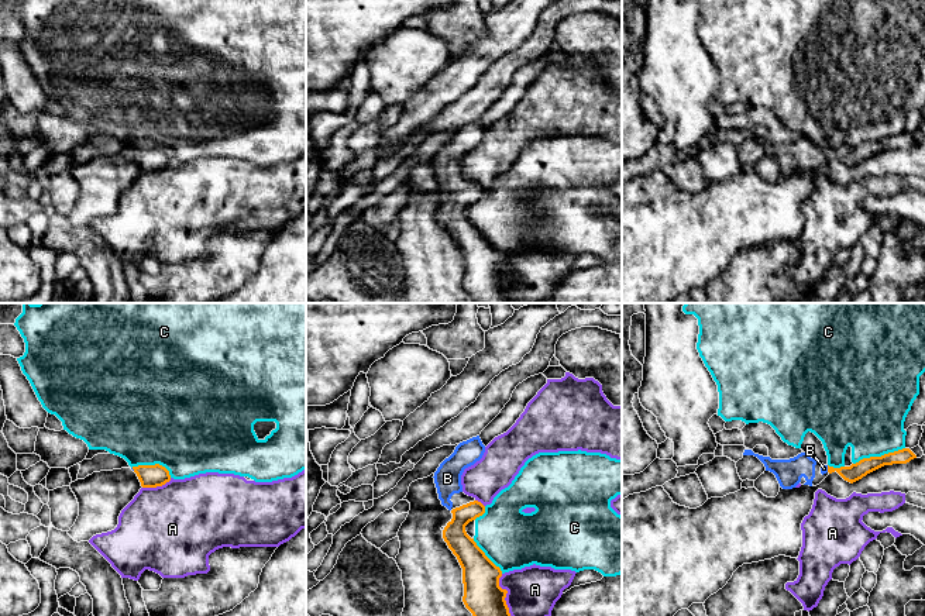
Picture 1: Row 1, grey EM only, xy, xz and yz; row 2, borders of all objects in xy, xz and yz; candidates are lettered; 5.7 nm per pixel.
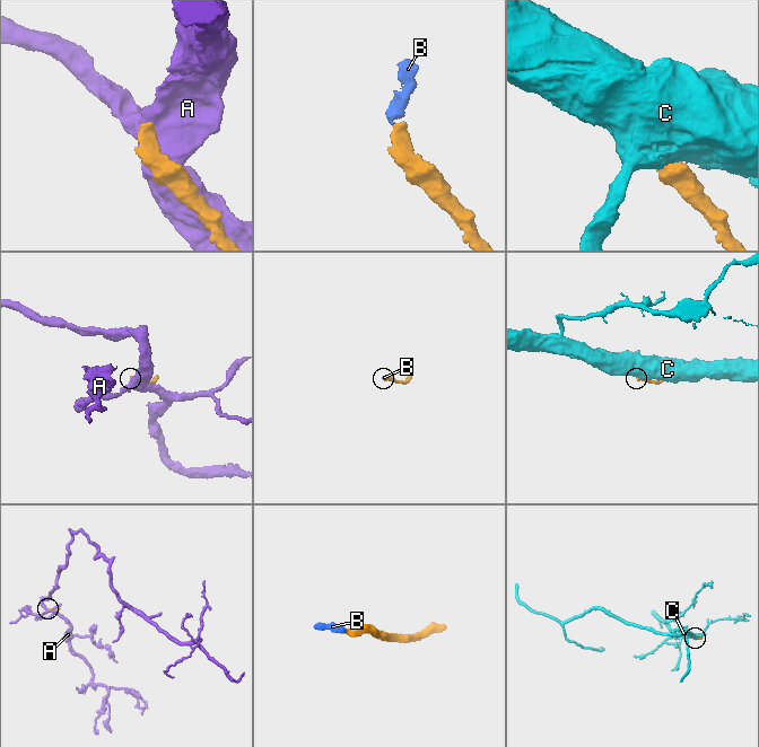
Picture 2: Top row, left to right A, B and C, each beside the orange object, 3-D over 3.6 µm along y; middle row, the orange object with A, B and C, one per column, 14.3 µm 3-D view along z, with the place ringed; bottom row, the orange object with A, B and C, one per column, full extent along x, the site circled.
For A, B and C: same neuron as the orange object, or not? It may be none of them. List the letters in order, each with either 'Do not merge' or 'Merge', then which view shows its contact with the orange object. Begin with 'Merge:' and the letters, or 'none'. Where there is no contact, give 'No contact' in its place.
Merge: B
A: Do not merge. Touches orange in xz
B: Merge. Touches orange in yz
C: Do not merge. Touches orange in yz

